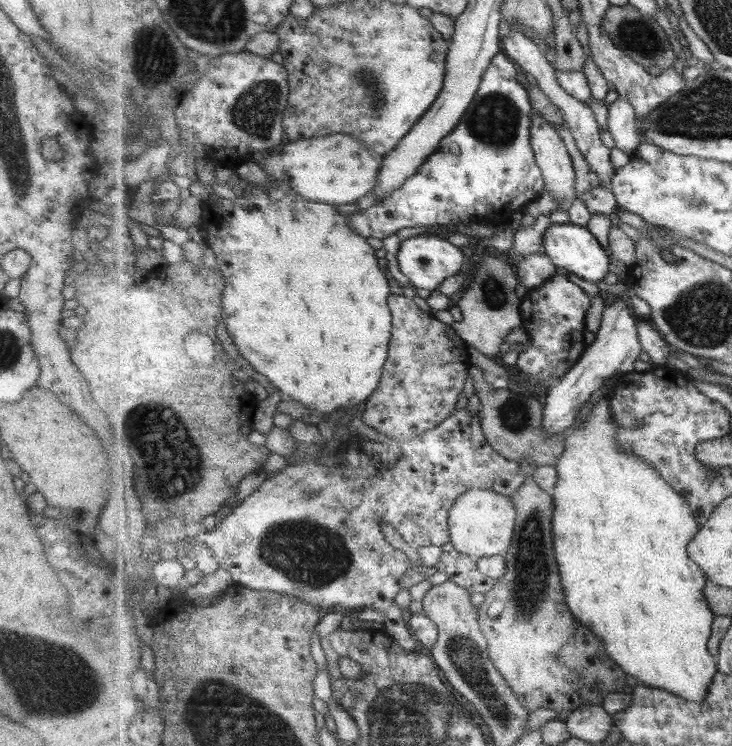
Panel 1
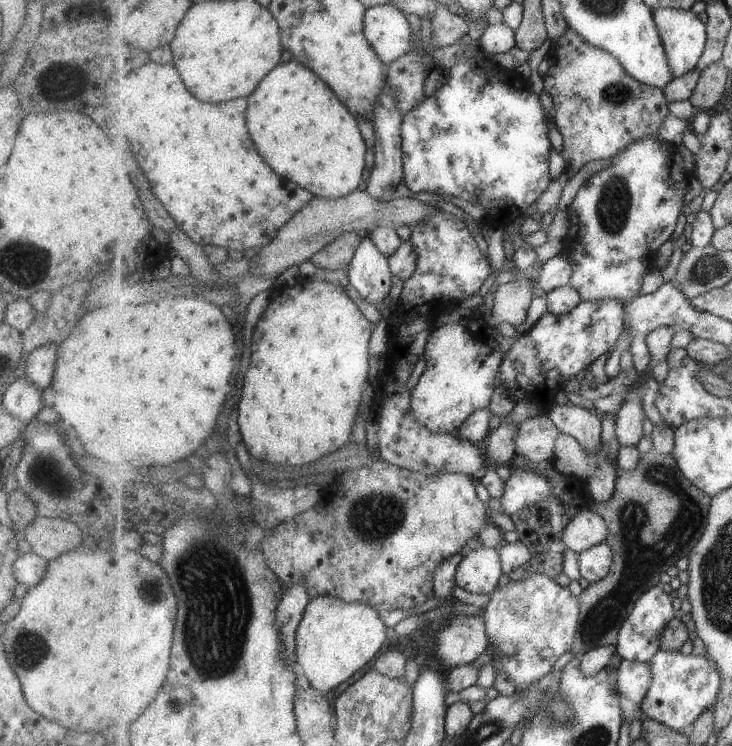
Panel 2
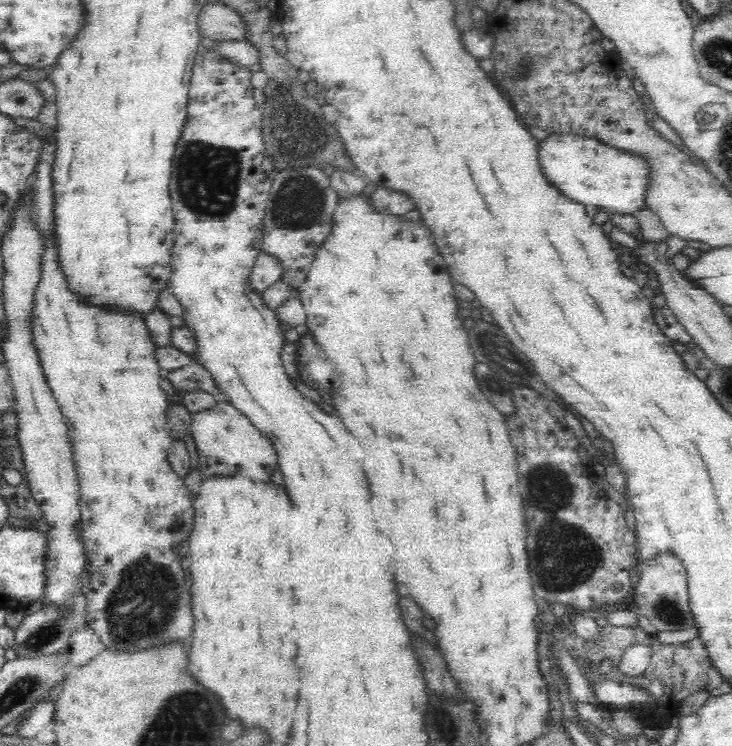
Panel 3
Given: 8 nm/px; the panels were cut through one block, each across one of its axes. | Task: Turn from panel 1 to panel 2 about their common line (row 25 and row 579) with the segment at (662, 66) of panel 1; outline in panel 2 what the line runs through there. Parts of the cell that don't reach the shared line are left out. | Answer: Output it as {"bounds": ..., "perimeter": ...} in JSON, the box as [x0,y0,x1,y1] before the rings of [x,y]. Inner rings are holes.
{"bounds":[570,449,712,660],"perimeter":[[[654,449],[642,456],[635,471],[619,470],[613,499],[607,504],[595,504],[591,508],[608,523],[609,535],[606,542],[614,550],[614,564],[610,569],[610,575],[599,583],[590,584],[578,598],[581,604],[580,630],[570,651],[573,658],[582,660],[592,649],[618,644],[618,635],[631,615],[636,601],[647,589],[661,584],[661,574],[666,573],[680,558],[689,557],[702,540],[711,506],[712,497],[694,486],[683,475],[671,455],[663,456]]]}

